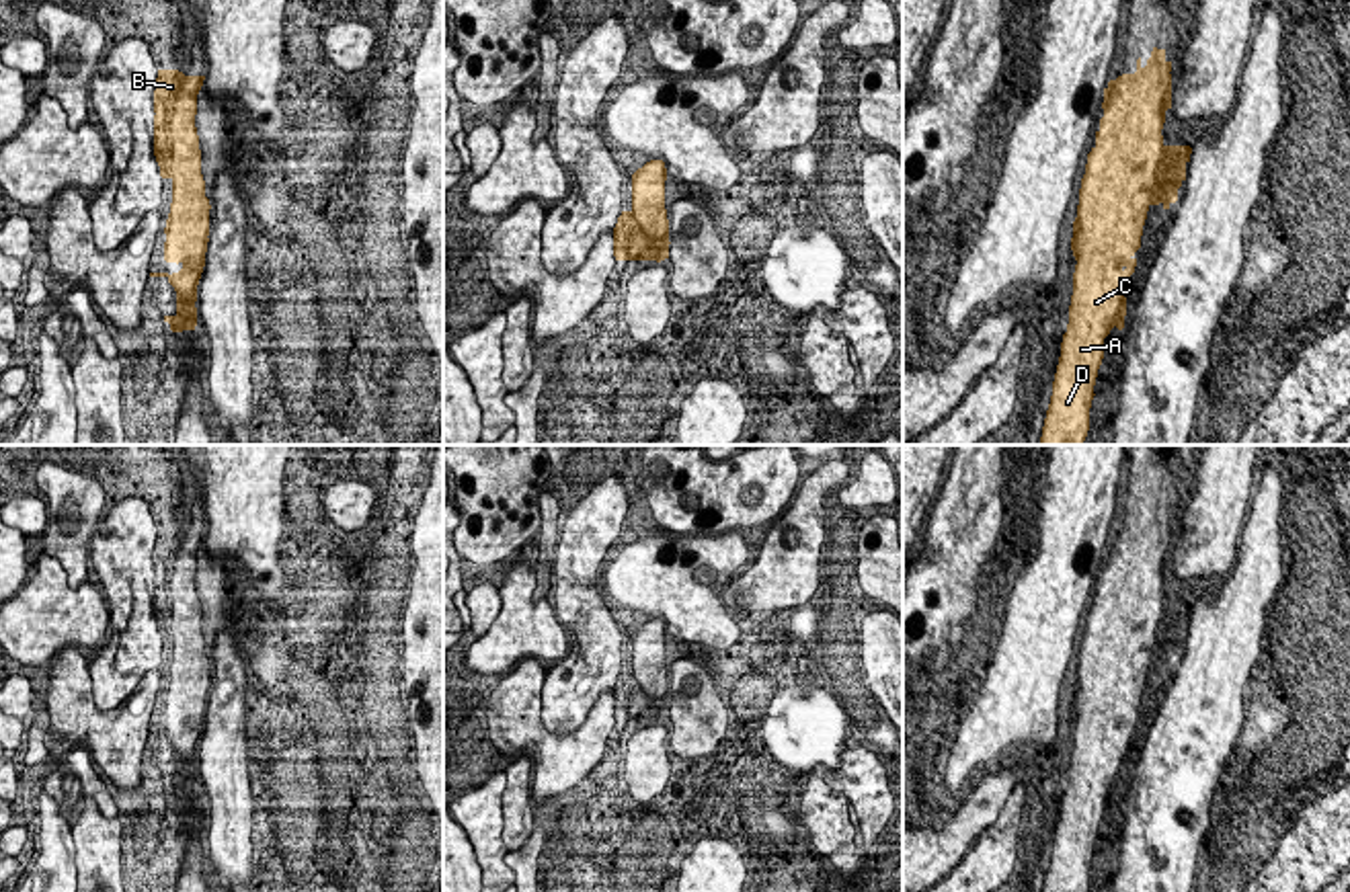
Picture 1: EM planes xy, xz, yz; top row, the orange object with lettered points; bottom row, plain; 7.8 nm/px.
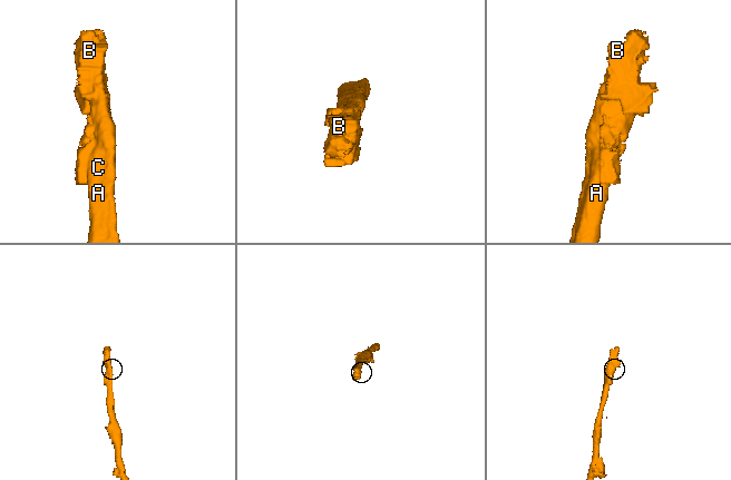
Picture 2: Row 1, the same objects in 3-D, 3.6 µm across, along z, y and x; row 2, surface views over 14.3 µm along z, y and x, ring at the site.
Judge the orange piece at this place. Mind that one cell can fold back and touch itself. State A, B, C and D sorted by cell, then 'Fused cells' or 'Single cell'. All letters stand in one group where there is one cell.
Groups: A B C D. Single cell

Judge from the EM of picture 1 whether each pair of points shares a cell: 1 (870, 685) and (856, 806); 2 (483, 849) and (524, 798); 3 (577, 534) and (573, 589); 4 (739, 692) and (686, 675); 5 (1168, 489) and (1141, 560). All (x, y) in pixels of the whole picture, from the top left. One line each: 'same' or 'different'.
1: different
2: different
3: same
4: different
5: same

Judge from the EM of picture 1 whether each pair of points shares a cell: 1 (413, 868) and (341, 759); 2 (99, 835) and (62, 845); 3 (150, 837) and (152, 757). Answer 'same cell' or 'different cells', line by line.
1: different cells
2: different cells
3: same cell

